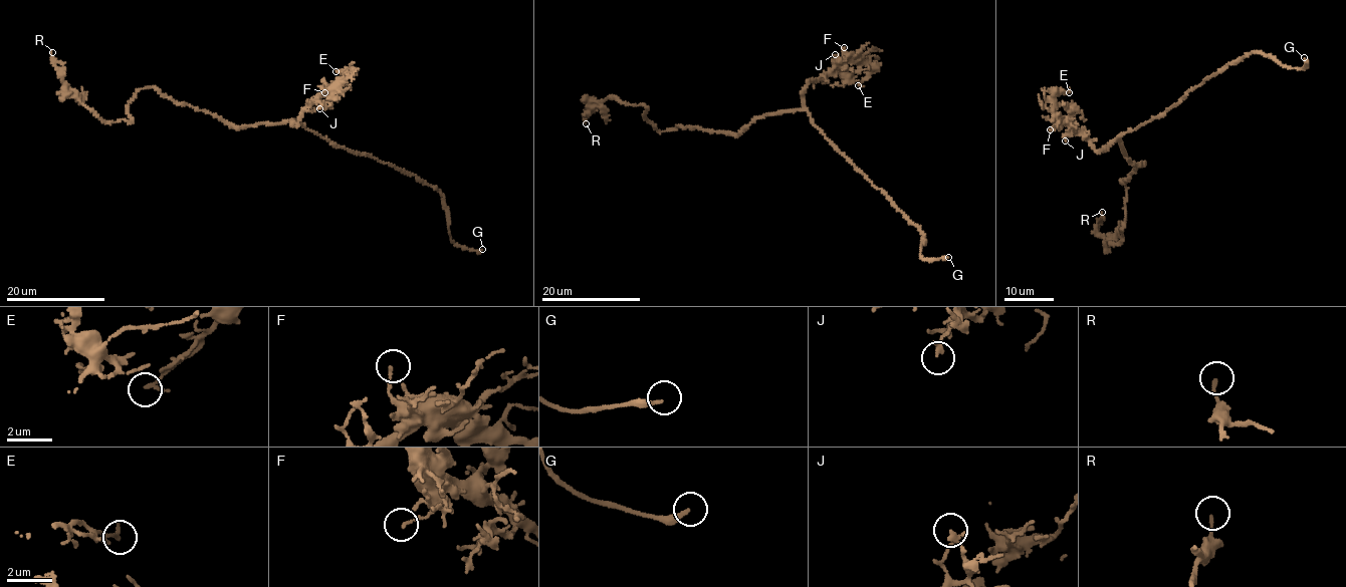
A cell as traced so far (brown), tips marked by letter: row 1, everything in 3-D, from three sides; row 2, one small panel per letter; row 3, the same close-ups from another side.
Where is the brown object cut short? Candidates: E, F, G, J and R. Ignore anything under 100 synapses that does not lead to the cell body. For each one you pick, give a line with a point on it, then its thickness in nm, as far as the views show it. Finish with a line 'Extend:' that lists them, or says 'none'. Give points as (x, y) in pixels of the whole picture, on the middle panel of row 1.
G: place (948, 257); calibre 240 nm
Extend: G

